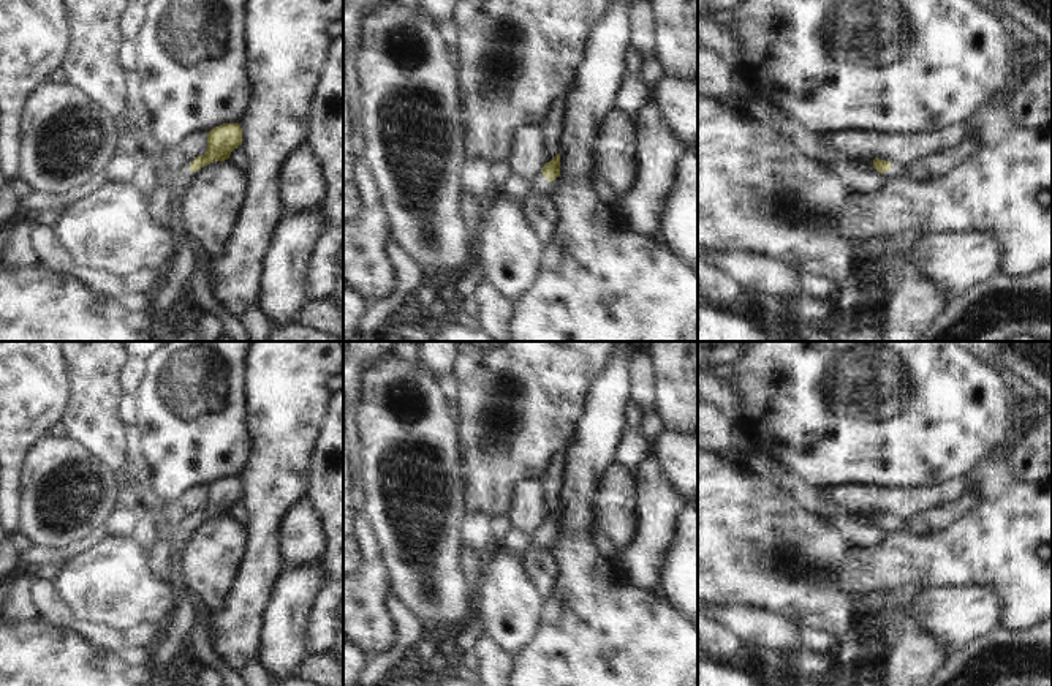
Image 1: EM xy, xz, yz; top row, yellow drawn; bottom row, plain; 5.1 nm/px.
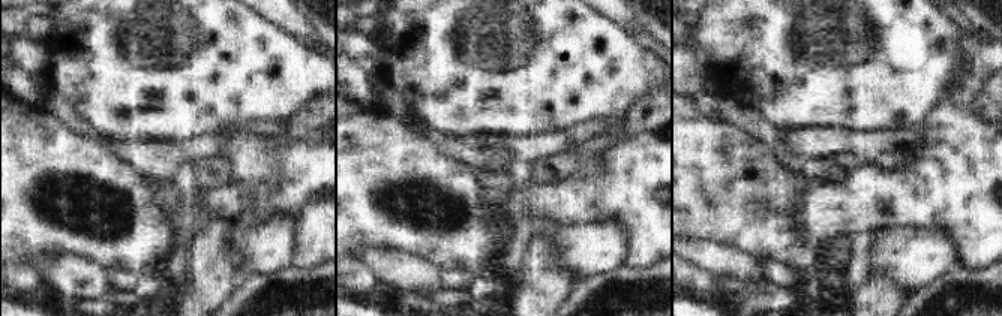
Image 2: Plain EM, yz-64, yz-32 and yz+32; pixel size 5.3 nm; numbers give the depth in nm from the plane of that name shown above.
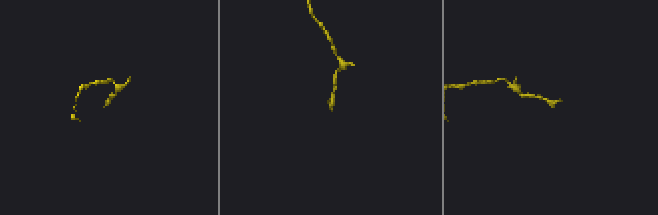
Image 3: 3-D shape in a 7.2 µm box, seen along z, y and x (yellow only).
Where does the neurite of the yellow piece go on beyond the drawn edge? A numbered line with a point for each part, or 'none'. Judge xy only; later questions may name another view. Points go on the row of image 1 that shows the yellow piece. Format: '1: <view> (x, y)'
1: xy (179, 184)

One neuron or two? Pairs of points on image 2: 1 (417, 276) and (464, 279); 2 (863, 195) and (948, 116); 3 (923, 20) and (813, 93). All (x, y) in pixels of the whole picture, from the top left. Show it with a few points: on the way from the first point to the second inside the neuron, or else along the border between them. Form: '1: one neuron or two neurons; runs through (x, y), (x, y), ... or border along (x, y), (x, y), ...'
1: two neurons; border along (437, 268), (441, 286)
2: one neuron; runs through (899, 195), (936, 184), (948, 172), (948, 152)
3: one neuron; runs through (896, 47), (888, 54), (857, 54), (840, 68)

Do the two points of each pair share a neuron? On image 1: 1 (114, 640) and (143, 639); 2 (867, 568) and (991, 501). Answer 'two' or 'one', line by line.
1: two
2: one

